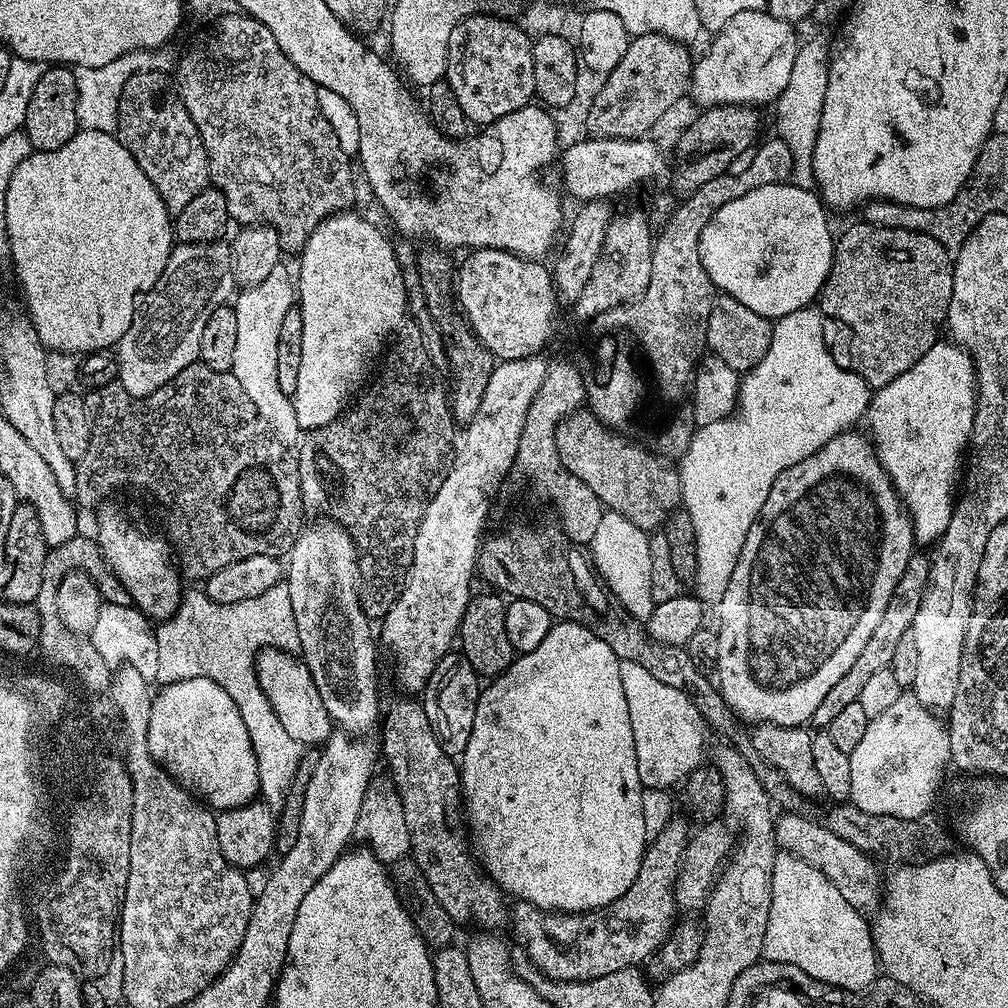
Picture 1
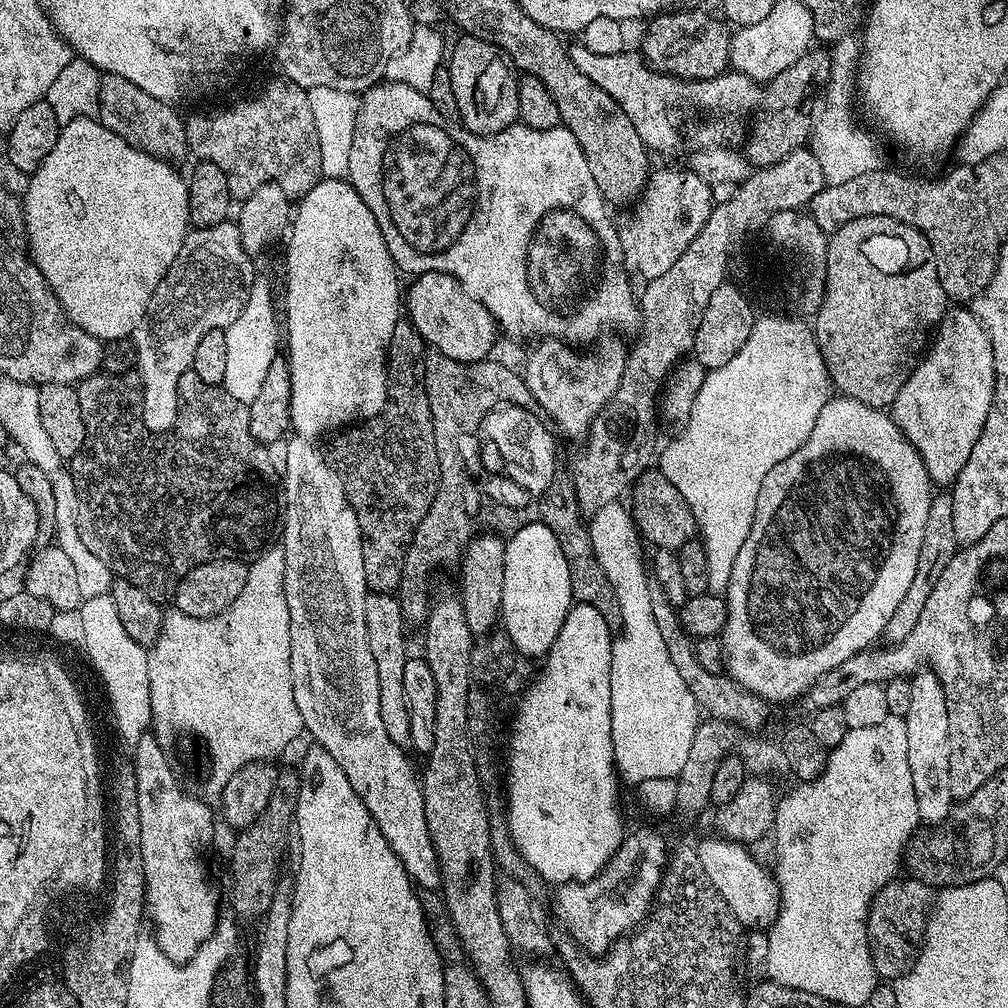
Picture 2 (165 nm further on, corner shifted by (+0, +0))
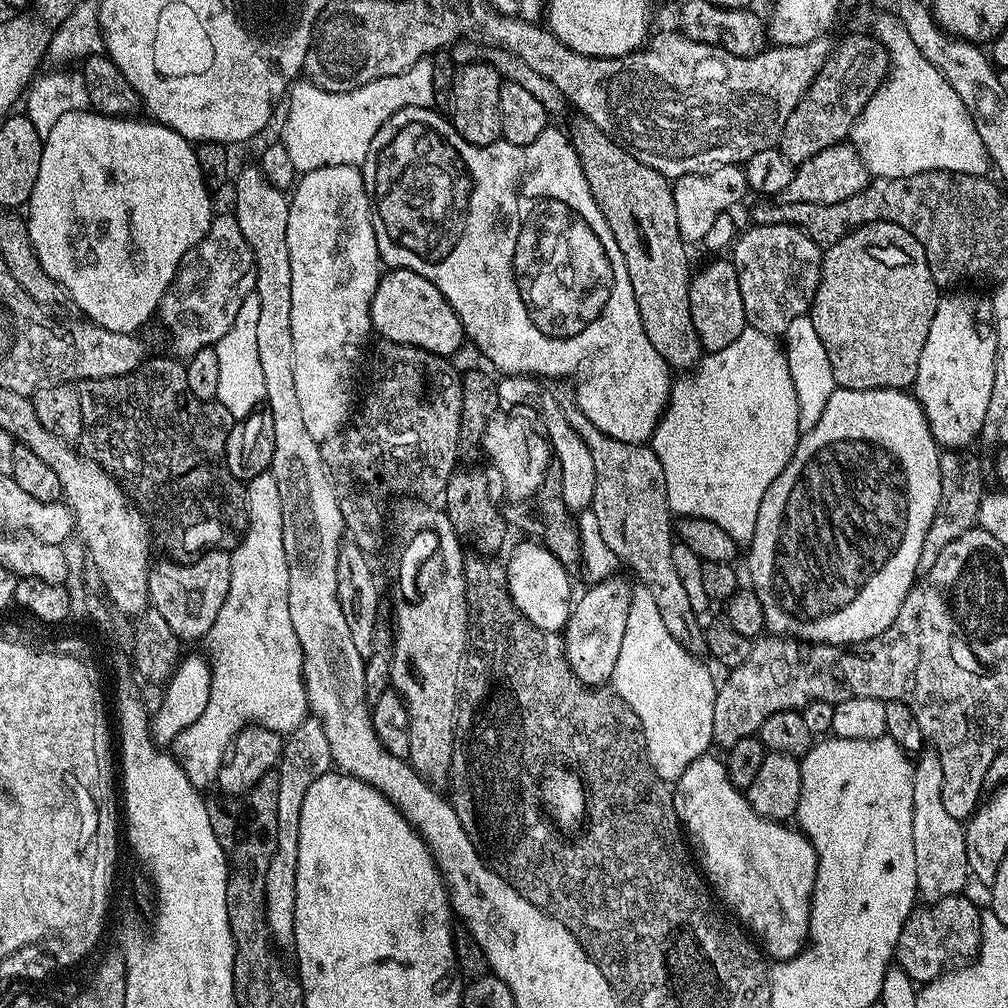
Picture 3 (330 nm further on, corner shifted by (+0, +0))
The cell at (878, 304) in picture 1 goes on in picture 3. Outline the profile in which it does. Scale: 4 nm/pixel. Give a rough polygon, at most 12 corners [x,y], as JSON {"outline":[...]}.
{"outline":[[879,220],[827,245],[810,315],[836,387],[911,389],[937,299]]}

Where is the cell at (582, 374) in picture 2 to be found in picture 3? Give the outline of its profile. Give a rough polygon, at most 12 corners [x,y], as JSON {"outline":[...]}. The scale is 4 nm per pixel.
{"outline":[[510,374],[498,383],[501,405],[540,403],[569,511],[594,494],[589,446],[568,426],[539,381]]}

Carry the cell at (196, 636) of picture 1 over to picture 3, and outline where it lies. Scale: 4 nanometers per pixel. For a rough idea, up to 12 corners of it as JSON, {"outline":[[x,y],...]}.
{"outline":[[247,481],[246,527],[206,637],[202,718],[170,745],[197,790],[241,728],[310,712],[282,506]]}

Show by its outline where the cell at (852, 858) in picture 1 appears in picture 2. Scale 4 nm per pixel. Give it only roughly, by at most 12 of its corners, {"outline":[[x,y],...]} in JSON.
{"outline":[[897,878],[868,908],[877,976],[895,982],[924,943],[933,889]]}

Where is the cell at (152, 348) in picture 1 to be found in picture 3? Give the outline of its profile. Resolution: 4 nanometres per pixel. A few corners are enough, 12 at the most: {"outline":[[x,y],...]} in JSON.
{"outline":[[235,215],[182,258],[158,320],[189,358],[256,287]]}

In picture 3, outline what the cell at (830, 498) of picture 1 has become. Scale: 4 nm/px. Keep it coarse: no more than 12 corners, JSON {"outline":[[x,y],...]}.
{"outline":[[836,388],[749,550],[769,633],[863,644],[918,579],[941,449]]}

